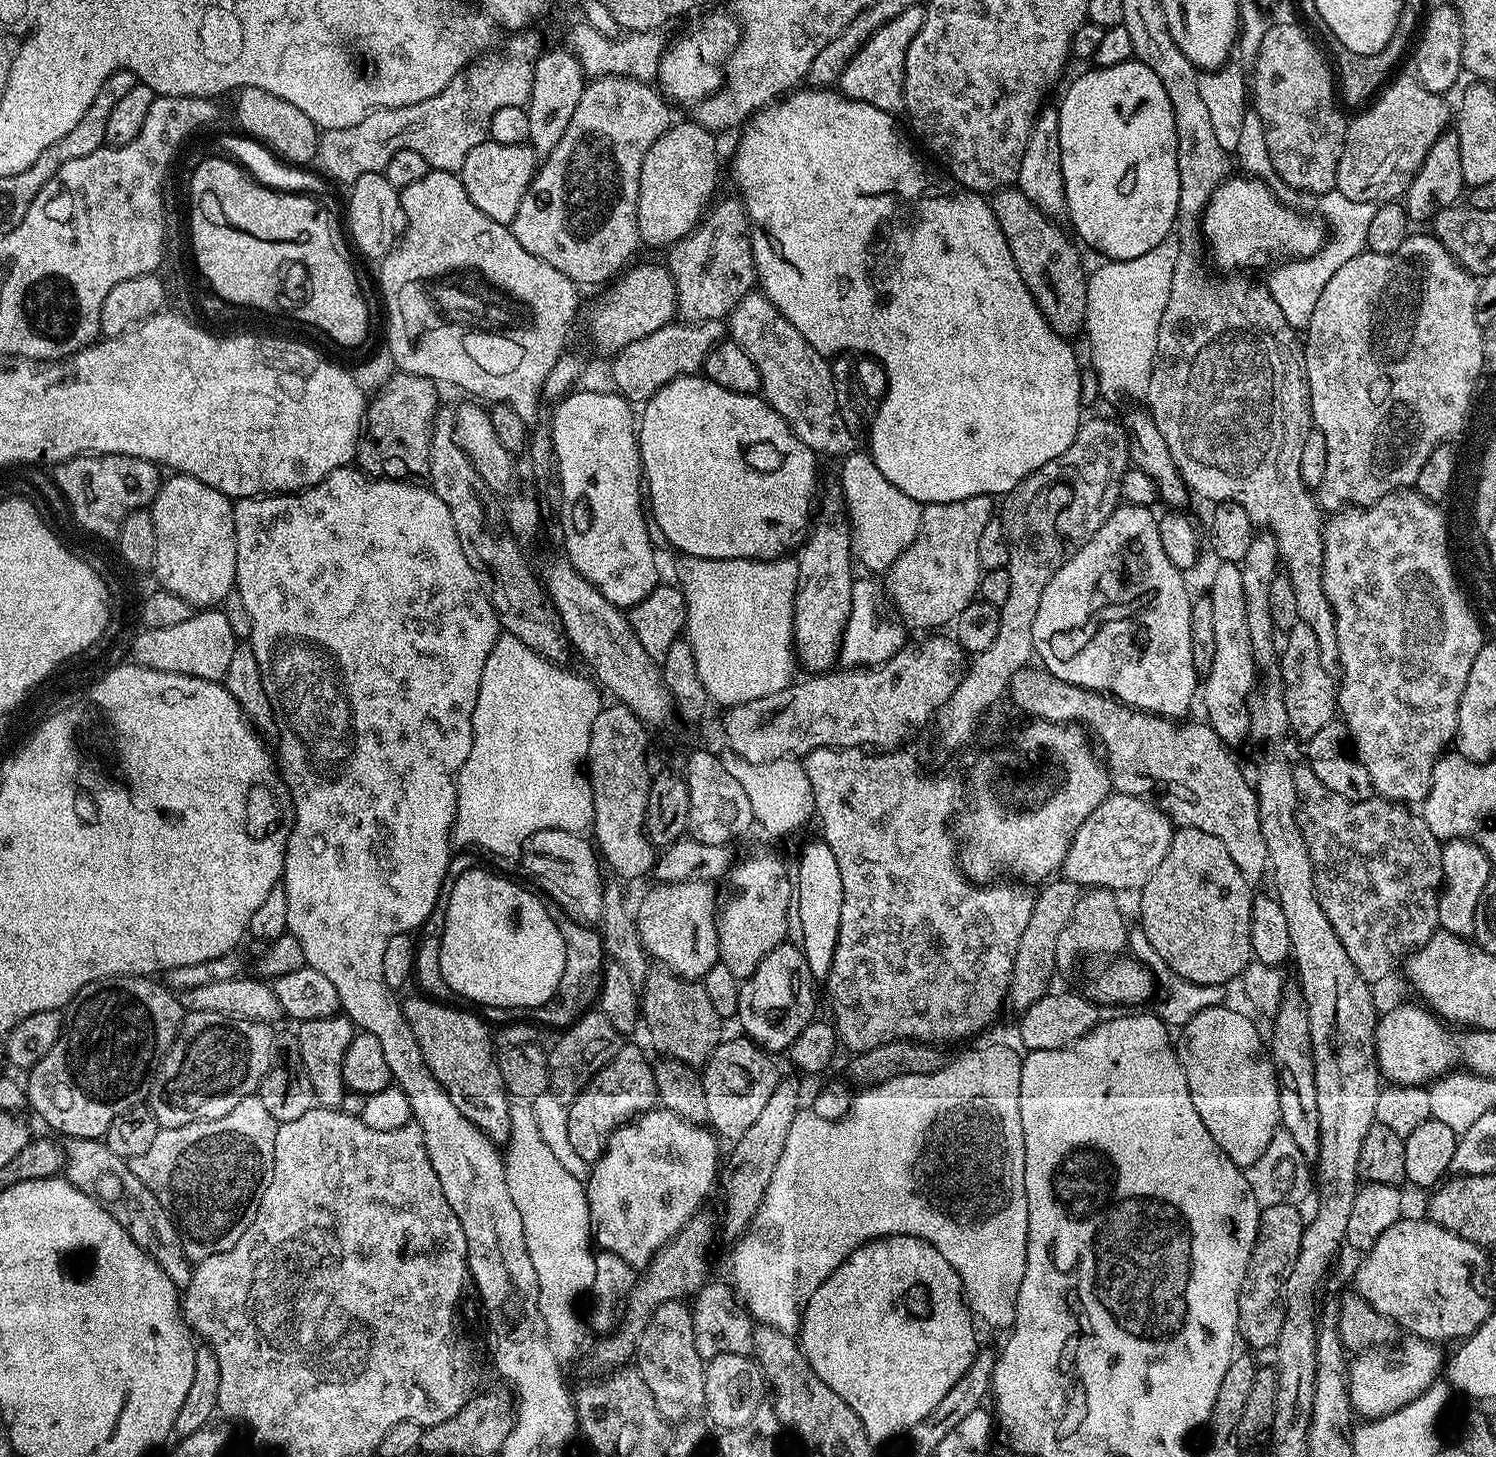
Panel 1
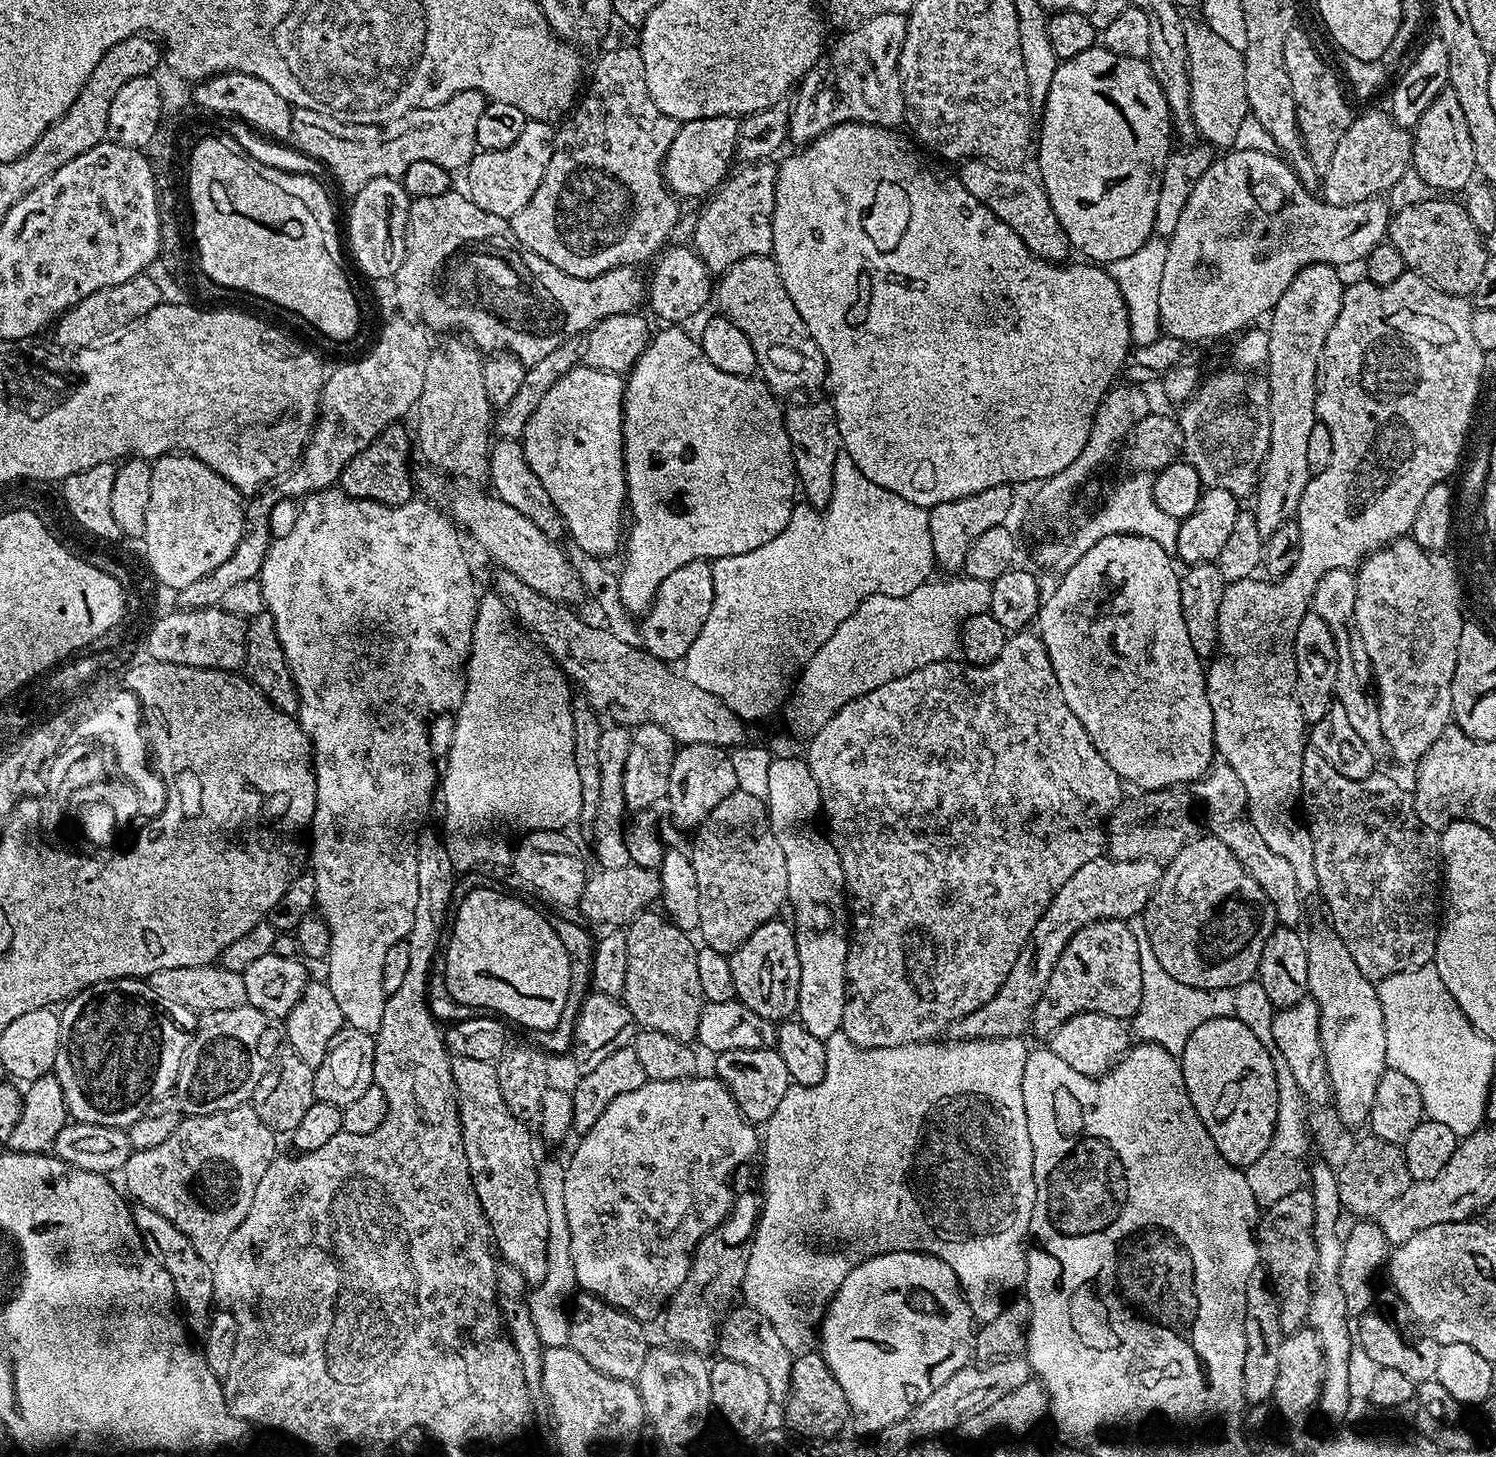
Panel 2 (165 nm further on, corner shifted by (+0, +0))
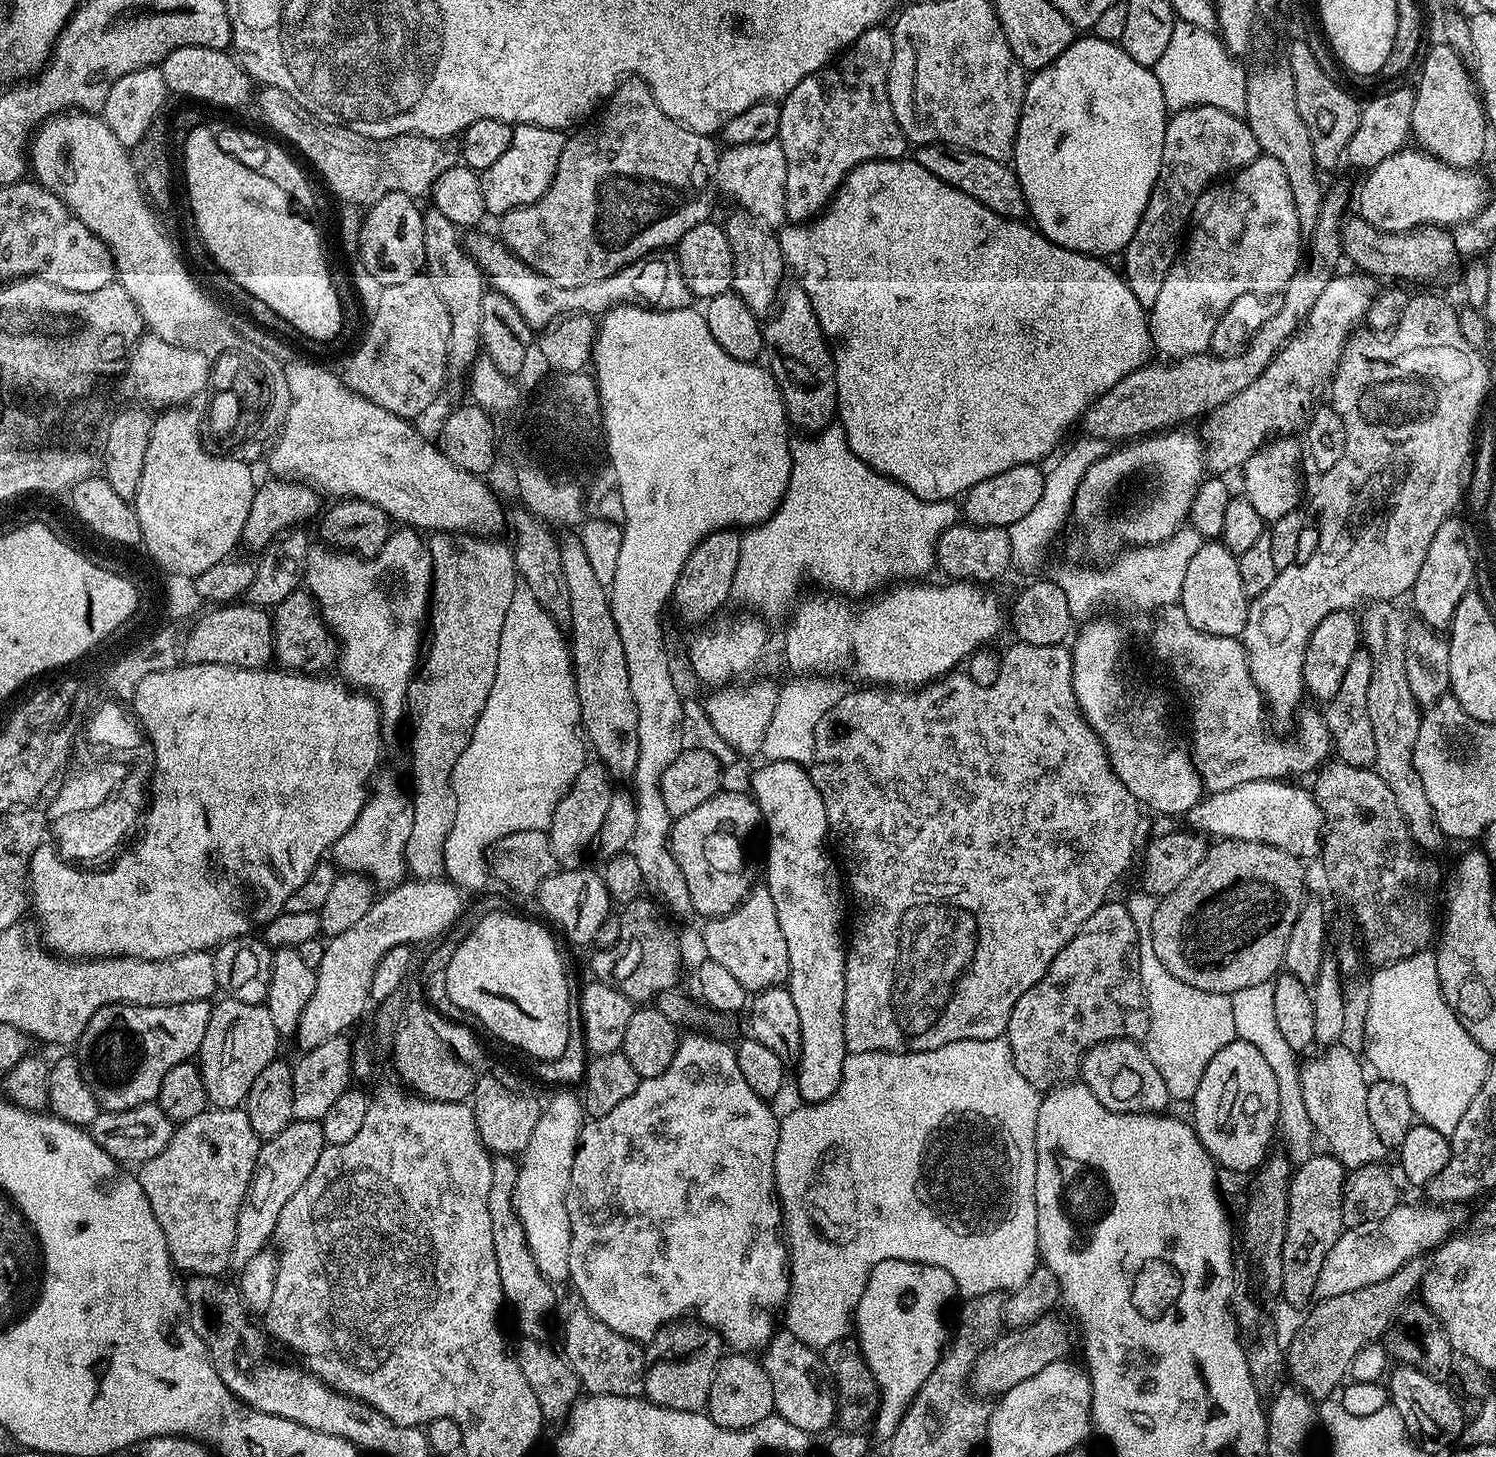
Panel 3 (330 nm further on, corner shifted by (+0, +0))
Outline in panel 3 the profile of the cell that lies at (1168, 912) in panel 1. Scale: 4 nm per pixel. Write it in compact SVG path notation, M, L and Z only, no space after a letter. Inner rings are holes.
M1217 839L1209 847L1208 853L1202 858L1202 862L1198 862L1197 868L1178 887L1170 890L1170 894L1159 897L1154 910L1154 922L1152 923L1154 954L1158 954L1158 962L1162 962L1162 966L1166 966L1166 970L1170 970L1170 974L1174 974L1174 978L1178 978L1178 982L1186 982L1186 986L1194 986L1194 990L1206 990L1223 996L1231 996L1232 993L1243 990L1248 986L1257 986L1258 983L1271 981L1281 971L1286 954L1286 942L1290 942L1290 930L1294 930L1294 922L1306 903L1304 868L1305 865L1295 856L1286 854L1269 844Z

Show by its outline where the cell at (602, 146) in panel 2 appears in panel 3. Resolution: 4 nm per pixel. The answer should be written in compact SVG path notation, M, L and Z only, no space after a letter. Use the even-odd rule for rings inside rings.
M621 80L599 115L588 123L577 127L571 133L573 136L565 139L558 170L546 194L532 204L510 210L498 220L499 239L523 264L550 282L567 288L610 278L610 274L635 260L671 249L679 244L686 230L694 230L694 226L705 223L712 212L718 159L715 139L674 122L674 118L667 116L662 106L654 102L654 94L650 94L650 86L646 86L644 80Z

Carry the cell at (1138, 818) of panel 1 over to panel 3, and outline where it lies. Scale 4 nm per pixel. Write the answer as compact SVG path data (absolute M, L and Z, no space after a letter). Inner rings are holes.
M1259 780L1258 782L1246 782L1243 786L1234 786L1234 790L1224 790L1222 792L1214 792L1208 795L1205 795L1200 801L1195 804L1193 808L1186 814L1186 820L1189 820L1191 827L1195 829L1195 831L1201 834L1207 834L1212 838L1219 838L1222 840L1241 840L1242 842L1262 842L1263 844L1269 844L1270 846L1274 846L1278 850L1282 850L1286 854L1290 854L1291 856L1295 856L1297 860L1301 862L1309 862L1308 860L1312 860L1321 855L1322 852L1322 837L1324 835L1324 815L1322 814L1322 810L1318 806L1318 802L1316 801L1315 795L1311 791L1308 792L1304 788L1299 788L1299 783L1296 782L1285 782L1283 780Z

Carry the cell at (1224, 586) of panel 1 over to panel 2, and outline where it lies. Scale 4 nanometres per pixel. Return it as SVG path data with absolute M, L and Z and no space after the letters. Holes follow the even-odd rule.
M1406 270L1394 282L1389 284L1371 284L1366 278L1360 278L1357 284L1349 283L1344 289L1344 297L1340 300L1338 316L1326 334L1326 342L1322 346L1318 370L1316 371L1316 419L1330 430L1332 439L1332 453L1330 466L1326 470L1315 473L1309 479L1306 490L1302 494L1302 502L1298 506L1294 517L1300 527L1300 557L1290 570L1290 574L1281 580L1271 581L1267 578L1249 578L1233 580L1225 583L1224 593L1218 606L1218 647L1215 656L1211 657L1206 668L1208 681L1208 705L1214 714L1214 748L1224 759L1223 763L1238 774L1242 786L1246 786L1248 799L1248 816L1254 822L1254 830L1262 834L1266 846L1278 854L1278 858L1286 858L1290 867L1294 869L1294 878L1301 893L1319 893L1318 870L1314 870L1314 844L1310 842L1307 823L1298 818L1298 805L1301 803L1300 787L1302 786L1302 762L1306 751L1306 721L1302 710L1296 701L1296 659L1294 658L1294 634L1298 634L1298 622L1310 610L1312 592L1316 583L1324 573L1335 568L1352 570L1359 565L1366 556L1372 555L1380 548L1386 547L1392 541L1407 537L1411 533L1414 522L1418 518L1418 508L1422 506L1422 498L1430 491L1430 485L1436 483L1456 463L1457 453L1460 451L1461 436L1464 436L1465 424L1468 424L1469 413L1472 410L1473 396L1476 395L1478 363L1480 354L1476 353L1474 338L1470 334L1470 318L1474 308L1465 297L1451 296L1438 290L1426 278L1418 273Z

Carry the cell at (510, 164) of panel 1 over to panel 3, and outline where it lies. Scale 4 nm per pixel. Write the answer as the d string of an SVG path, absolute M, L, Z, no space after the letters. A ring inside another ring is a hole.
M533 124L515 125L510 146L504 151L502 158L498 158L494 166L479 173L485 213L489 217L499 218L510 210L542 198L558 170L558 158L564 149L565 139L565 133L555 128L543 128Z

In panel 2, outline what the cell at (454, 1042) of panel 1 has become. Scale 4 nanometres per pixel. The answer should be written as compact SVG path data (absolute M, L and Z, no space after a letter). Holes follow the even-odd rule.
M456 1058L450 1065L456 1087L454 1095L460 1109L462 1146L466 1150L472 1185L490 1225L491 1239L498 1252L500 1247L507 1267L518 1269L529 1282L542 1282L548 1265L548 1223L546 1202L542 1202L542 1190L538 1186L540 1170L538 1159L532 1153L529 1125L506 1106L498 1086L495 1063Z

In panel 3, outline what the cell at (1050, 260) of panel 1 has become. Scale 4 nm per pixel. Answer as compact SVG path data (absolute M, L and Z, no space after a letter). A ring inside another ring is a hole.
M921 144L915 151L914 158L922 166L926 166L926 170L934 174L934 178L942 178L942 182L960 188L966 194L970 194L970 198L982 202L982 206L994 210L1000 216L1009 218L1028 216L1022 186L1018 182L1016 173L1005 161L986 158L977 152L956 148L953 144Z

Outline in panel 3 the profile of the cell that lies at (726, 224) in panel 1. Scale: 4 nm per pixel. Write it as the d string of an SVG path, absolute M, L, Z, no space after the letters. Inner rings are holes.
M779 139L725 147L716 162L714 184L736 203L737 209L750 213L769 229L779 229L785 223L786 154L782 154Z

